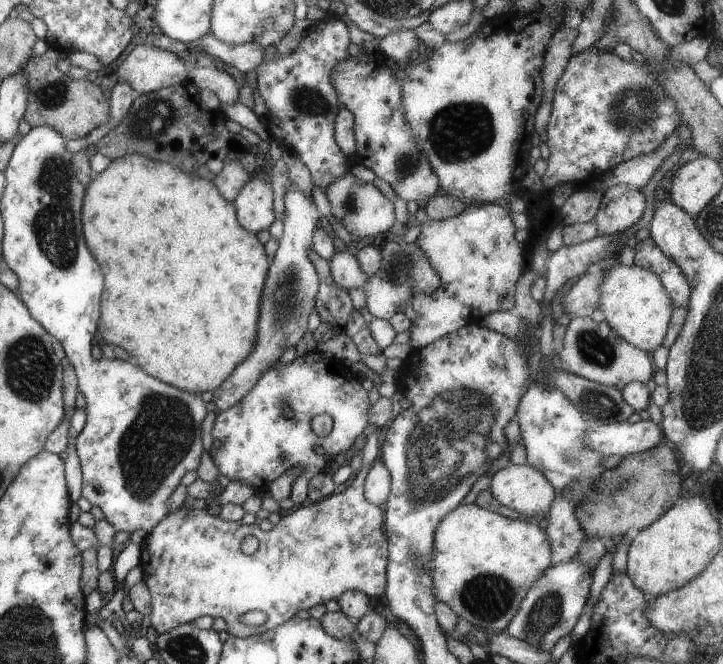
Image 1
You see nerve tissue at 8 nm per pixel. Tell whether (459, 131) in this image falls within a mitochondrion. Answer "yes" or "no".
yes

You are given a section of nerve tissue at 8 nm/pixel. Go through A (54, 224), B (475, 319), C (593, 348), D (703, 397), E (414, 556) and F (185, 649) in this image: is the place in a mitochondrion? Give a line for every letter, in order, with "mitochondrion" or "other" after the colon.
A: mitochondrion
B: other
C: mitochondrion
D: mitochondrion
E: mitochondrion
F: mitochondrion

